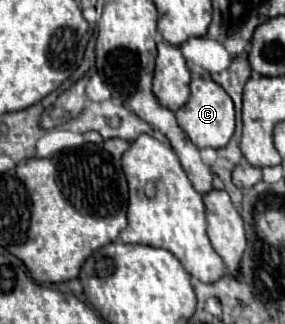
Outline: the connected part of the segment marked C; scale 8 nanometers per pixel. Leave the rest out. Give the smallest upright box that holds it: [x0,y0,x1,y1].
[176,77,234,149]

